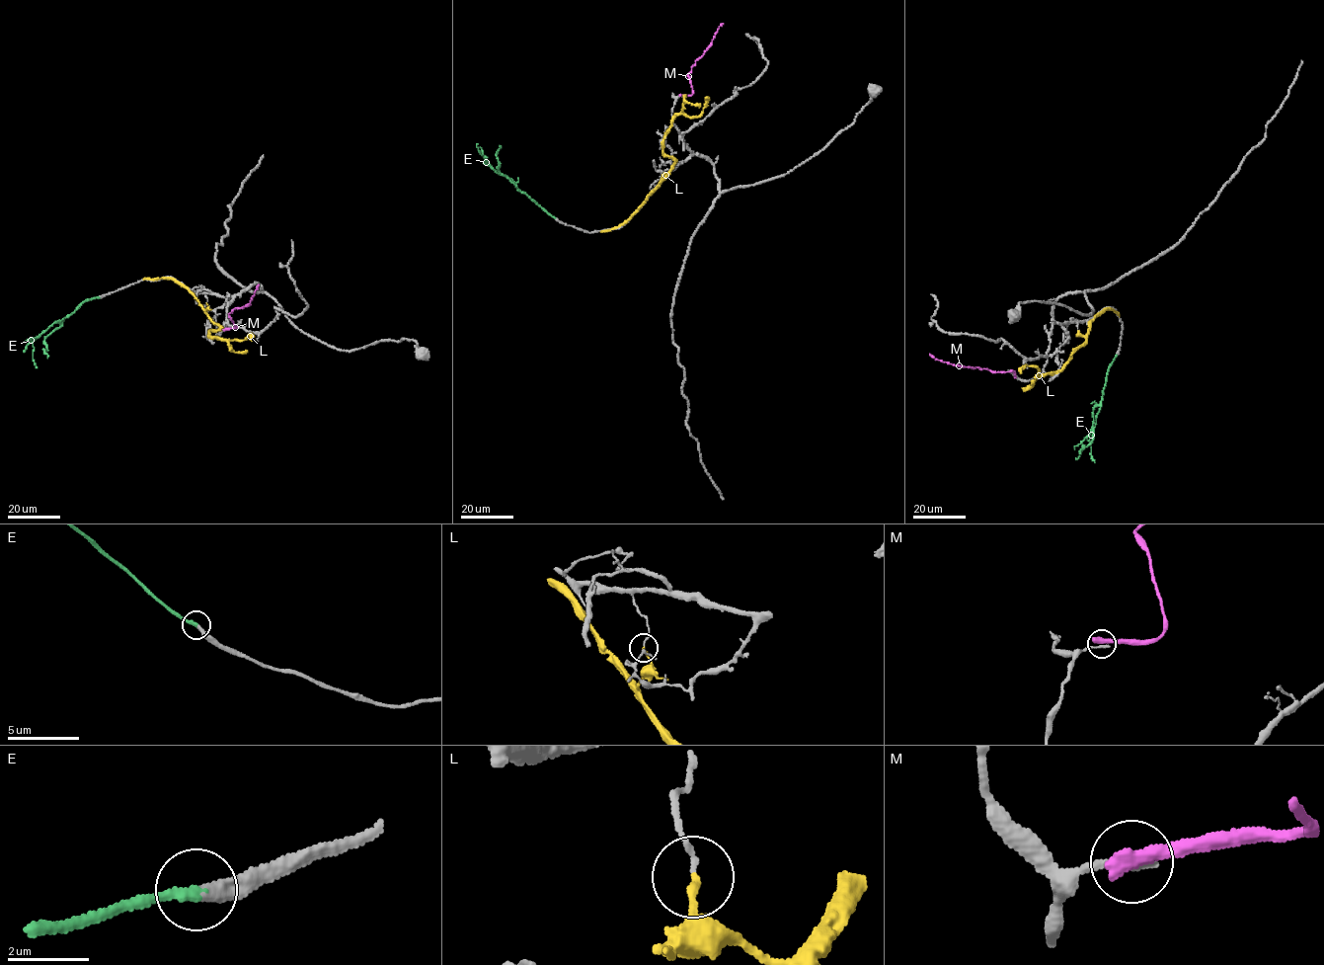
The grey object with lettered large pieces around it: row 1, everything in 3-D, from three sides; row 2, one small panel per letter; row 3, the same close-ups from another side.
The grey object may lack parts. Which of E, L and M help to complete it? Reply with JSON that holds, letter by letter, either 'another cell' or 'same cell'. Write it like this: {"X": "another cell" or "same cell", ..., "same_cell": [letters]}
{"E": "same cell", "L": "another cell", "M": "another cell", "same_cell": ["E"]}

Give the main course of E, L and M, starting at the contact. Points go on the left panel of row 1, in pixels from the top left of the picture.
E: (98, 297), (85, 301), (33, 341), (32, 359), (36, 367)
L: (206, 303), (210, 320), (220, 327), (209, 331), (208, 336), (231, 341), (244, 340), (249, 335), (253, 340)
M: (225, 329), (236, 328), (229, 314), (235, 308), (250, 303), (258, 284)

